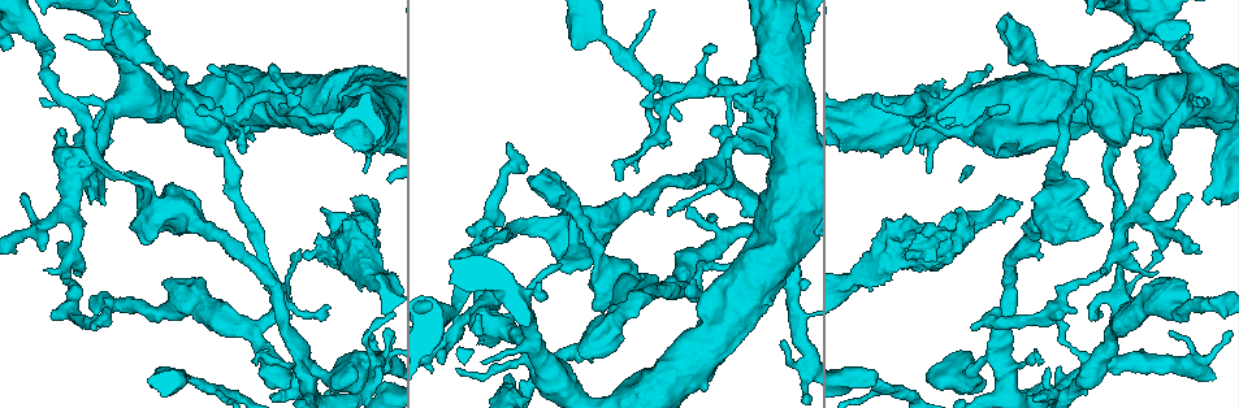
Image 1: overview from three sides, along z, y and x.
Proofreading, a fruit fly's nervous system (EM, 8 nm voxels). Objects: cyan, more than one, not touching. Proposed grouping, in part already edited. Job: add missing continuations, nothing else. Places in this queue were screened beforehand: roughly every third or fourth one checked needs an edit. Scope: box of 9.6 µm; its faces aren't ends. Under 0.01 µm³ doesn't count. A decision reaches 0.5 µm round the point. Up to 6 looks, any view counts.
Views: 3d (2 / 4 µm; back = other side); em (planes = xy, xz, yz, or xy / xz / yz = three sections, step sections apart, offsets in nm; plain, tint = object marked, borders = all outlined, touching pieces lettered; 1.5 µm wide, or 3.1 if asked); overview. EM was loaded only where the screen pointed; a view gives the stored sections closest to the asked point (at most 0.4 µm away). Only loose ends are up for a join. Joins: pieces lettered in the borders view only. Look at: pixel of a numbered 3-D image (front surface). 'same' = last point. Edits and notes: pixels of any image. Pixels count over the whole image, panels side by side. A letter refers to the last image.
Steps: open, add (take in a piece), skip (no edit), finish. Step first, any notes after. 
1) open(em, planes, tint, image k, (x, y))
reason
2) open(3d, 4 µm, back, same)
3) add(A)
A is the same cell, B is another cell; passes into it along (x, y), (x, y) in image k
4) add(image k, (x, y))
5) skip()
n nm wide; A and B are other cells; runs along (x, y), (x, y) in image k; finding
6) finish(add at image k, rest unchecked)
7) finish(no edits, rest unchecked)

open(3d, 4 µm, image 1, (439, 358))
branch stops here

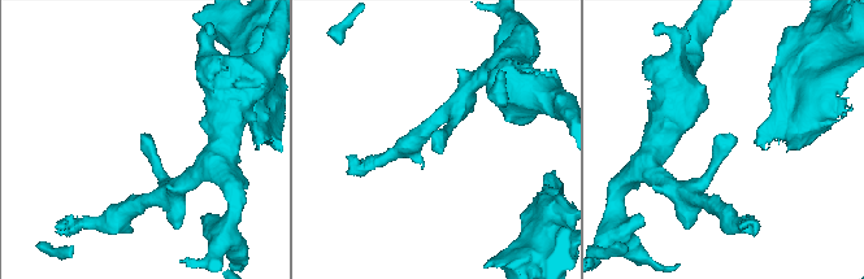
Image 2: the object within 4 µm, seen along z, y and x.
open(em, yz, step 8, borders, image 2, (734, 136))

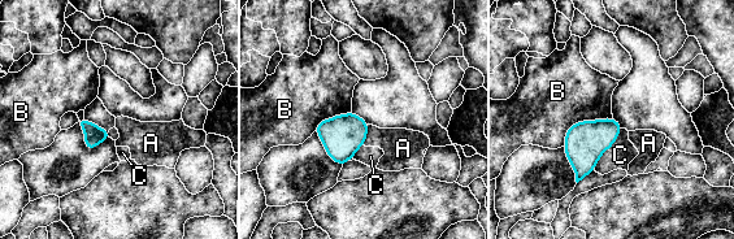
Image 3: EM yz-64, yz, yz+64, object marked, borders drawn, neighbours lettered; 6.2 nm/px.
skip()
A, B and C are other cells; border along (612, 117), (577, 121), (563, 146) in image 3; none of them fits

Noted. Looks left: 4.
open(3d, 4 µm, image 1, (479, 316))
branch stops here

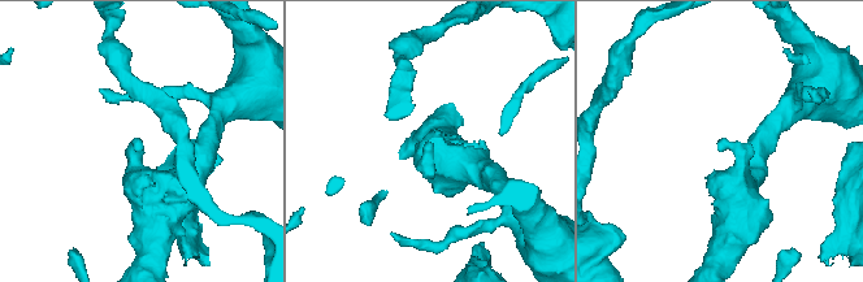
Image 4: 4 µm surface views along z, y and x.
open(em, planes, plain, image 4, (142, 141))
now the EM

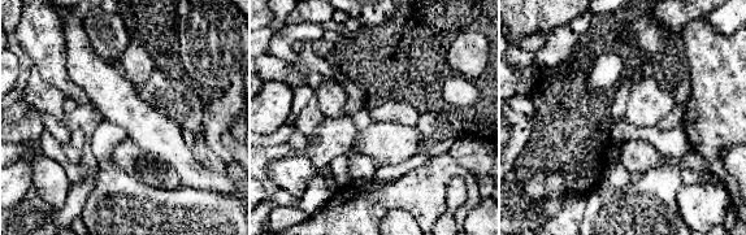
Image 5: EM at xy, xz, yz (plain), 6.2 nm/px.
open(em, planes, borders, same)
what lies round it

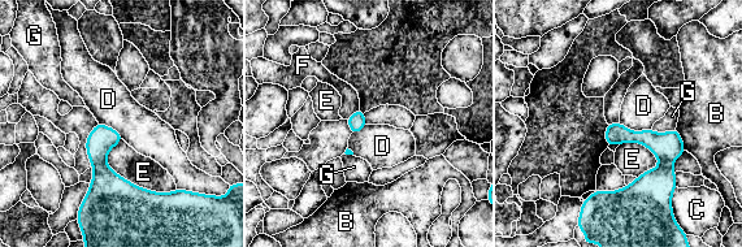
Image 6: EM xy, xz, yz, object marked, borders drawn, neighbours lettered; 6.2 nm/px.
skip()
B, C, D, E, F and G are other cells; border along (619, 121), (632, 130), (651, 129) in image 6; no lettered piece goes on from it

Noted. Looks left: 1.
open(em, planes, borders, image 1, (1007, 104))

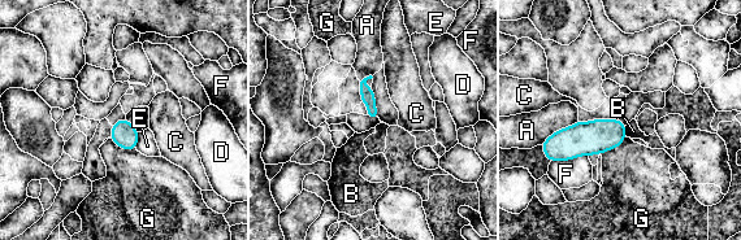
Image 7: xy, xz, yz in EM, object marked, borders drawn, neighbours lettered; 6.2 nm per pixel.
skip()
A, B, C, D, E, F and G are other cells; border along (624, 126), (627, 136) in image 7; none of them fits

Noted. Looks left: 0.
finish(no edits, rest unchecked)

